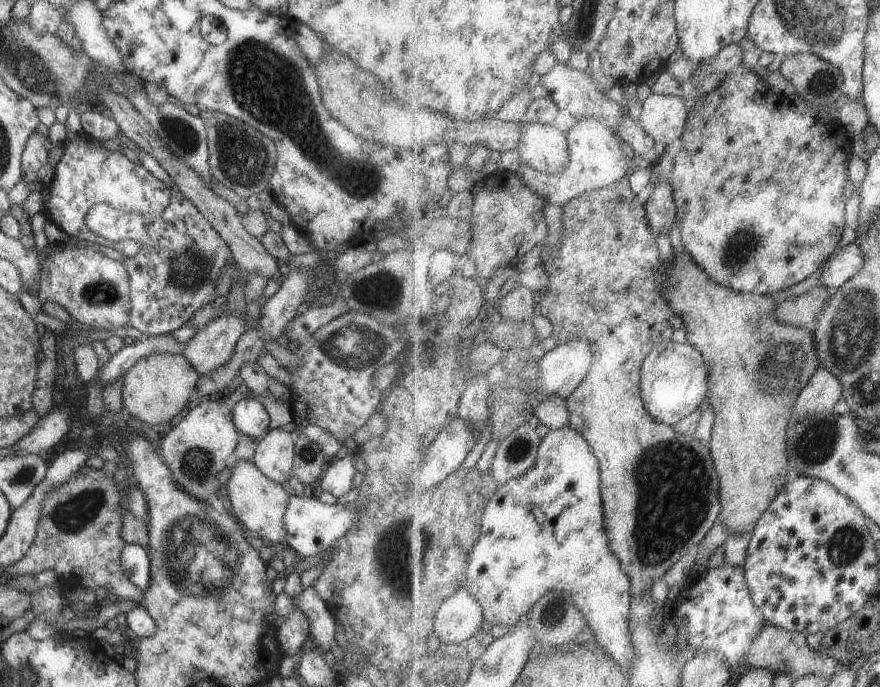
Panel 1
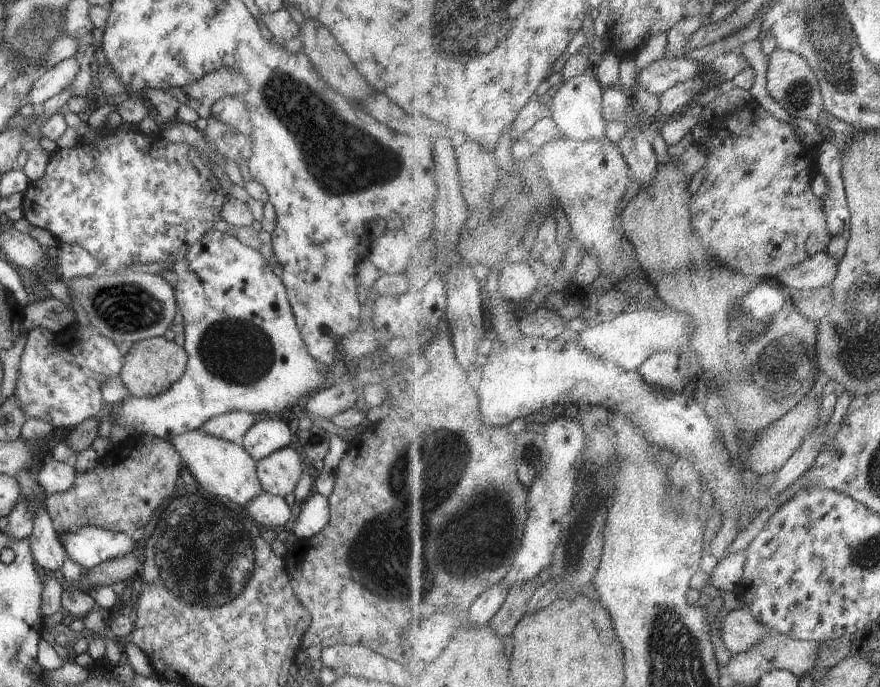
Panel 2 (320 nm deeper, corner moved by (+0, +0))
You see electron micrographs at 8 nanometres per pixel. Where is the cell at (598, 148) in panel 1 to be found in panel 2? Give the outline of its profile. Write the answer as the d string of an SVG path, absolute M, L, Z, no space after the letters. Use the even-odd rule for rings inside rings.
M587 71L575 78L567 77L563 85L556 90L555 96L546 100L552 119L561 130L564 137L573 140L607 140L605 128L608 121L605 119L603 111L604 88L598 82L597 77L593 77Z

